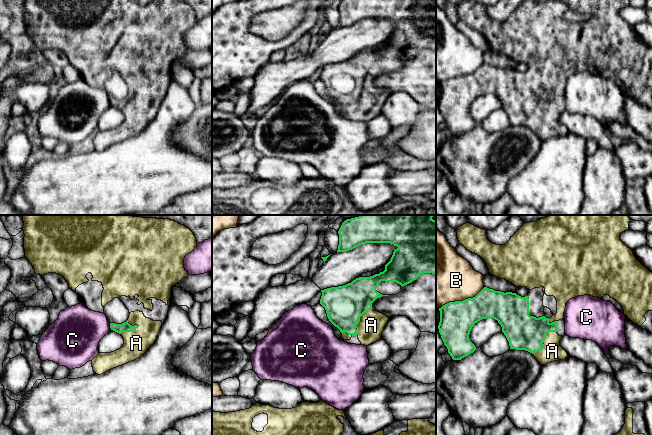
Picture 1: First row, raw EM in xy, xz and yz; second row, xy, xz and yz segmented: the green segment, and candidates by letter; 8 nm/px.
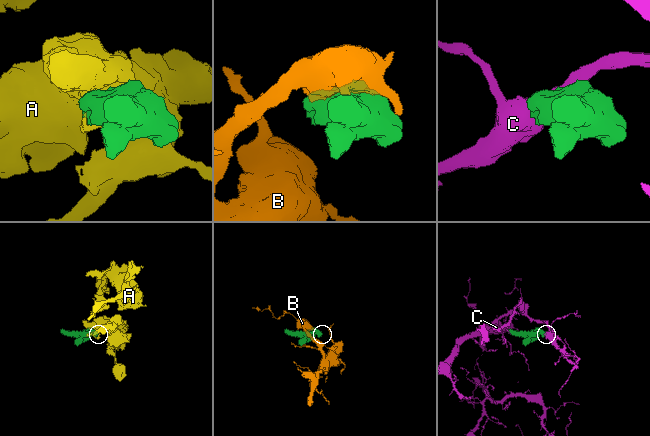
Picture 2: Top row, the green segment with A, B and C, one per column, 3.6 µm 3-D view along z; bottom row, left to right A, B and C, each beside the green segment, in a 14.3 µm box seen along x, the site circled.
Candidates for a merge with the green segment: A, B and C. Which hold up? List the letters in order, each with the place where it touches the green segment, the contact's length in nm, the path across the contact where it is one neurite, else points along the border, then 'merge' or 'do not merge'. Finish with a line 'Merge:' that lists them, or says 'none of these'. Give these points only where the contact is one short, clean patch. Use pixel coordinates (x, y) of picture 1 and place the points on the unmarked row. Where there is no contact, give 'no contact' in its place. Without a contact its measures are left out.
A: yz (543, 117) | 260 nm | merge
B: yz (461, 77) | 420 nm | do not merge
C: xy (110, 102) | 60 nm | along xy (109, 99), (111, 105) | do not merge
Merge: A

